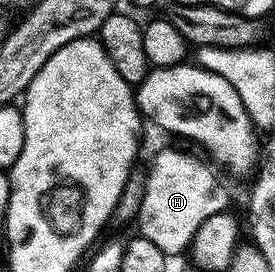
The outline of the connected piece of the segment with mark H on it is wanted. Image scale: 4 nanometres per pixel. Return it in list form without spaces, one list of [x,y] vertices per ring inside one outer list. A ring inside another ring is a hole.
[[[178,150],[160,151],[146,174],[144,200],[136,219],[139,235],[151,240],[167,256],[183,253],[200,224],[229,207],[228,192],[214,173],[207,161],[196,156]]]

